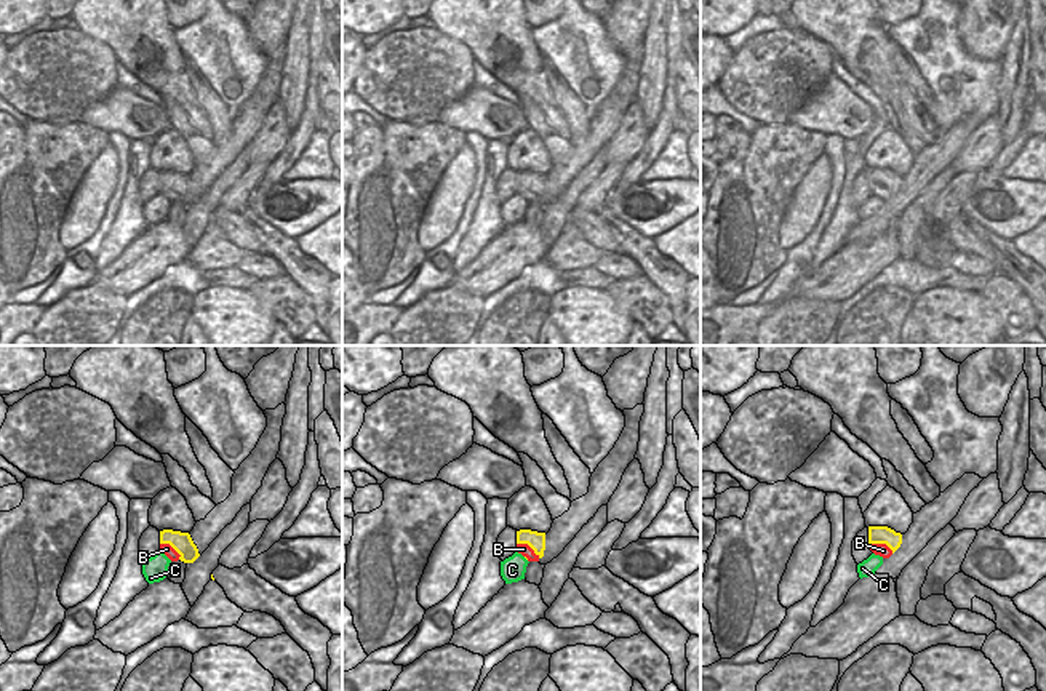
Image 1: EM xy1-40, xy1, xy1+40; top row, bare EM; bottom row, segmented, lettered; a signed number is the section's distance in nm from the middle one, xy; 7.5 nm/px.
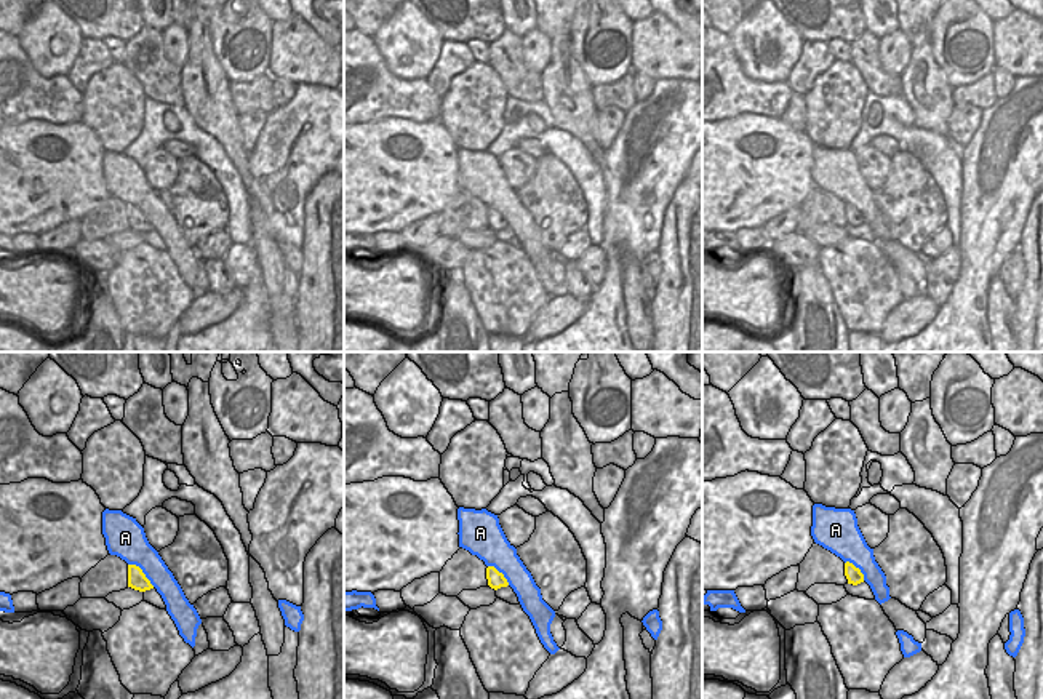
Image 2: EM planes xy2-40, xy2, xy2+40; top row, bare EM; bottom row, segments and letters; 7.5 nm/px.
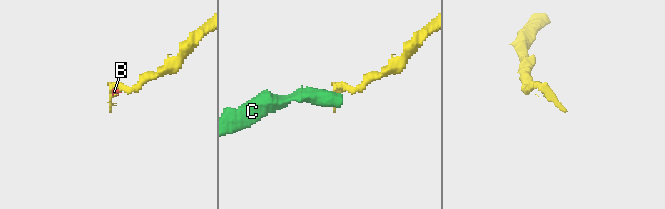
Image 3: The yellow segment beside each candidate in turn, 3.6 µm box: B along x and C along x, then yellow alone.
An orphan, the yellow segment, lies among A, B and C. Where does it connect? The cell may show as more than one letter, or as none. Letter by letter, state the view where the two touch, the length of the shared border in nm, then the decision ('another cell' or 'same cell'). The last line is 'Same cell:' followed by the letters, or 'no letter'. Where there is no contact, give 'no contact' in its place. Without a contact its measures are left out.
A: xy2-40 | 260 nm | another cell
B: xy1 | 220 nm | another cell
C: no contact | same cell
Same cell: C

